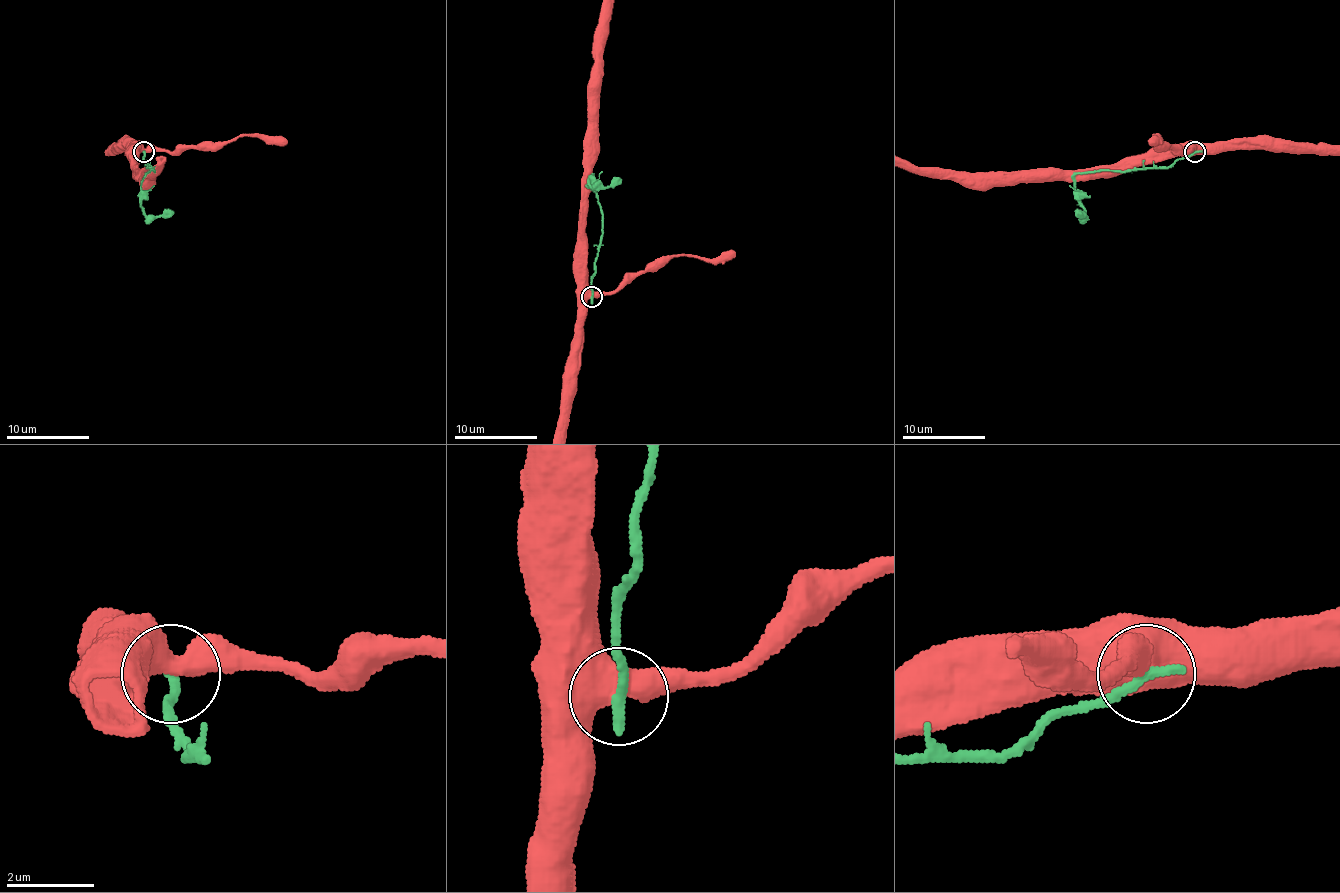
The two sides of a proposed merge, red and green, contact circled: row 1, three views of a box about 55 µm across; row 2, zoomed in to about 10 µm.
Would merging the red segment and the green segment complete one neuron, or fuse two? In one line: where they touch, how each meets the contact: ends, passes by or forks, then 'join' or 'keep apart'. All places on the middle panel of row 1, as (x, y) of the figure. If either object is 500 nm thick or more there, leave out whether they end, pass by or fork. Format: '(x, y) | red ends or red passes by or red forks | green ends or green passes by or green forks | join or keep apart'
(592, 297) | keep apart

